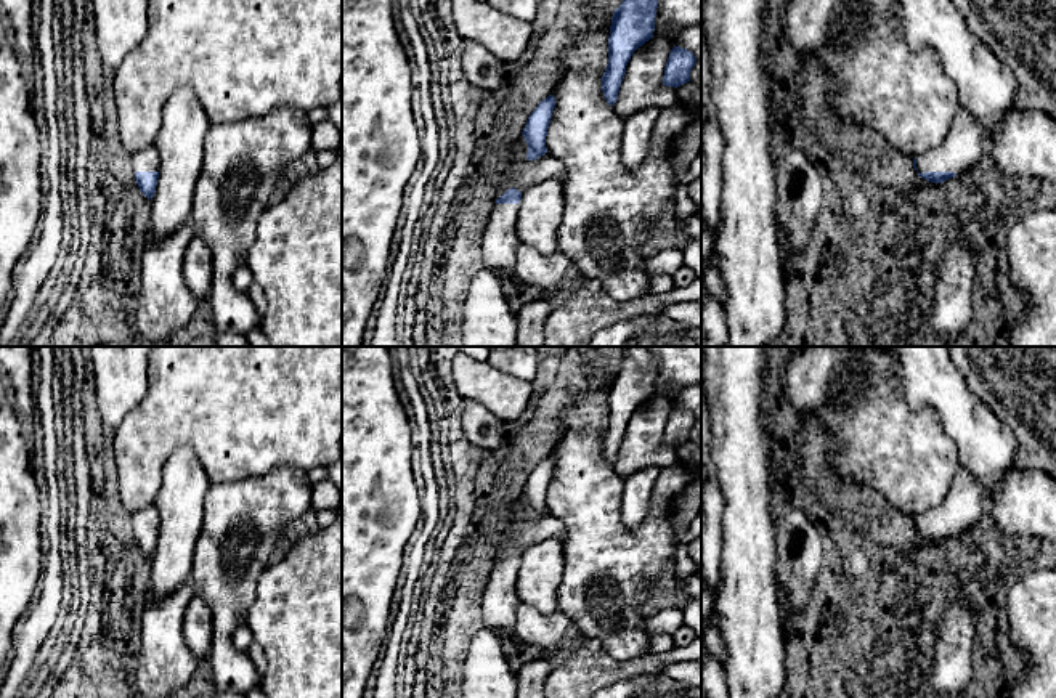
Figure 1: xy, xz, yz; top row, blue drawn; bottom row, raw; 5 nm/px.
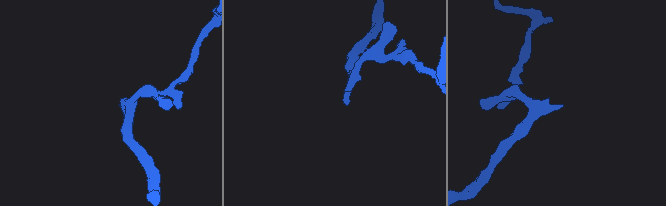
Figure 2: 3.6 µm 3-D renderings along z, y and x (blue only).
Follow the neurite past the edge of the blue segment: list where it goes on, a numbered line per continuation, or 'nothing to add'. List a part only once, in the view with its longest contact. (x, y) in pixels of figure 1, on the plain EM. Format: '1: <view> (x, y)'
1: yz (965, 504)

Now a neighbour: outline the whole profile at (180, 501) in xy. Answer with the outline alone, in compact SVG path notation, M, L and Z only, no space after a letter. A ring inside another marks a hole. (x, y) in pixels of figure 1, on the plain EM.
M183 444L162 469L154 505L159 512L159 538L151 558L148 595L164 599L191 578L193 555L202 528L204 497L210 481L197 454Z

